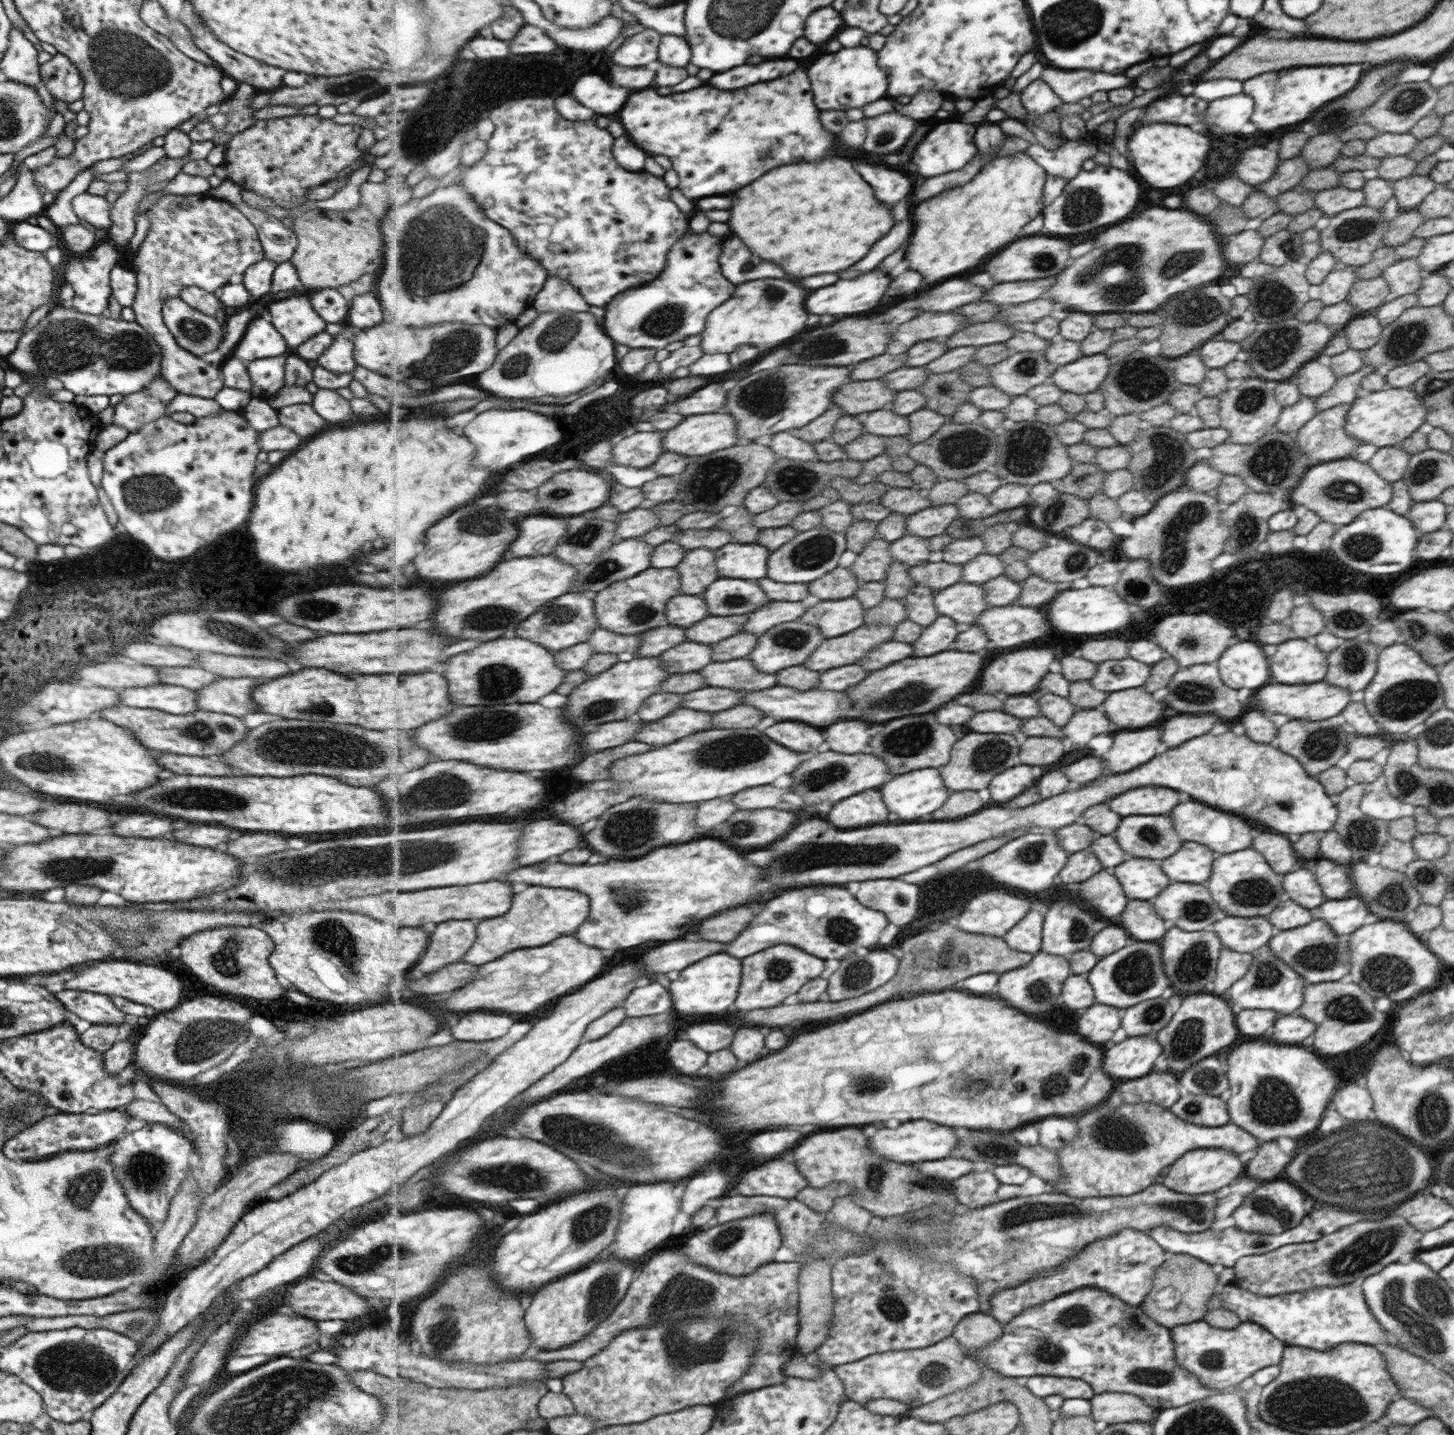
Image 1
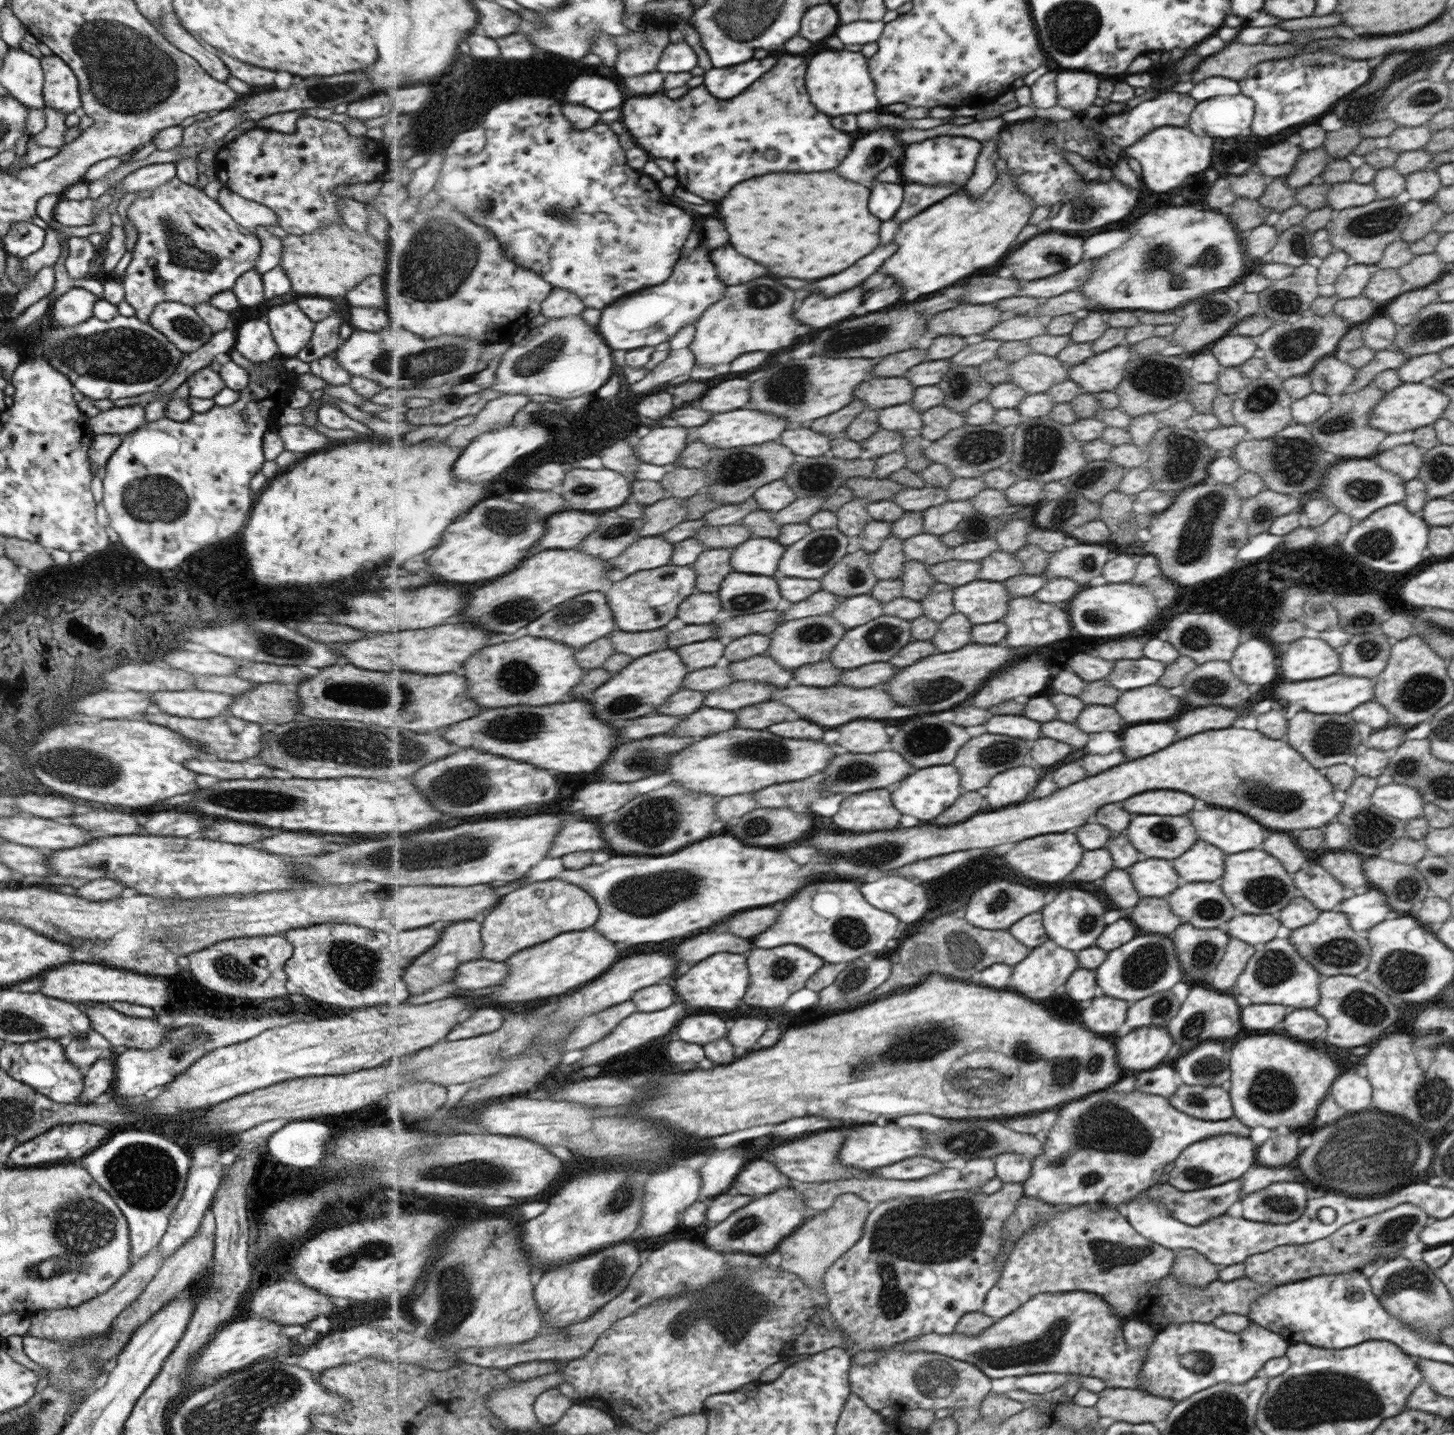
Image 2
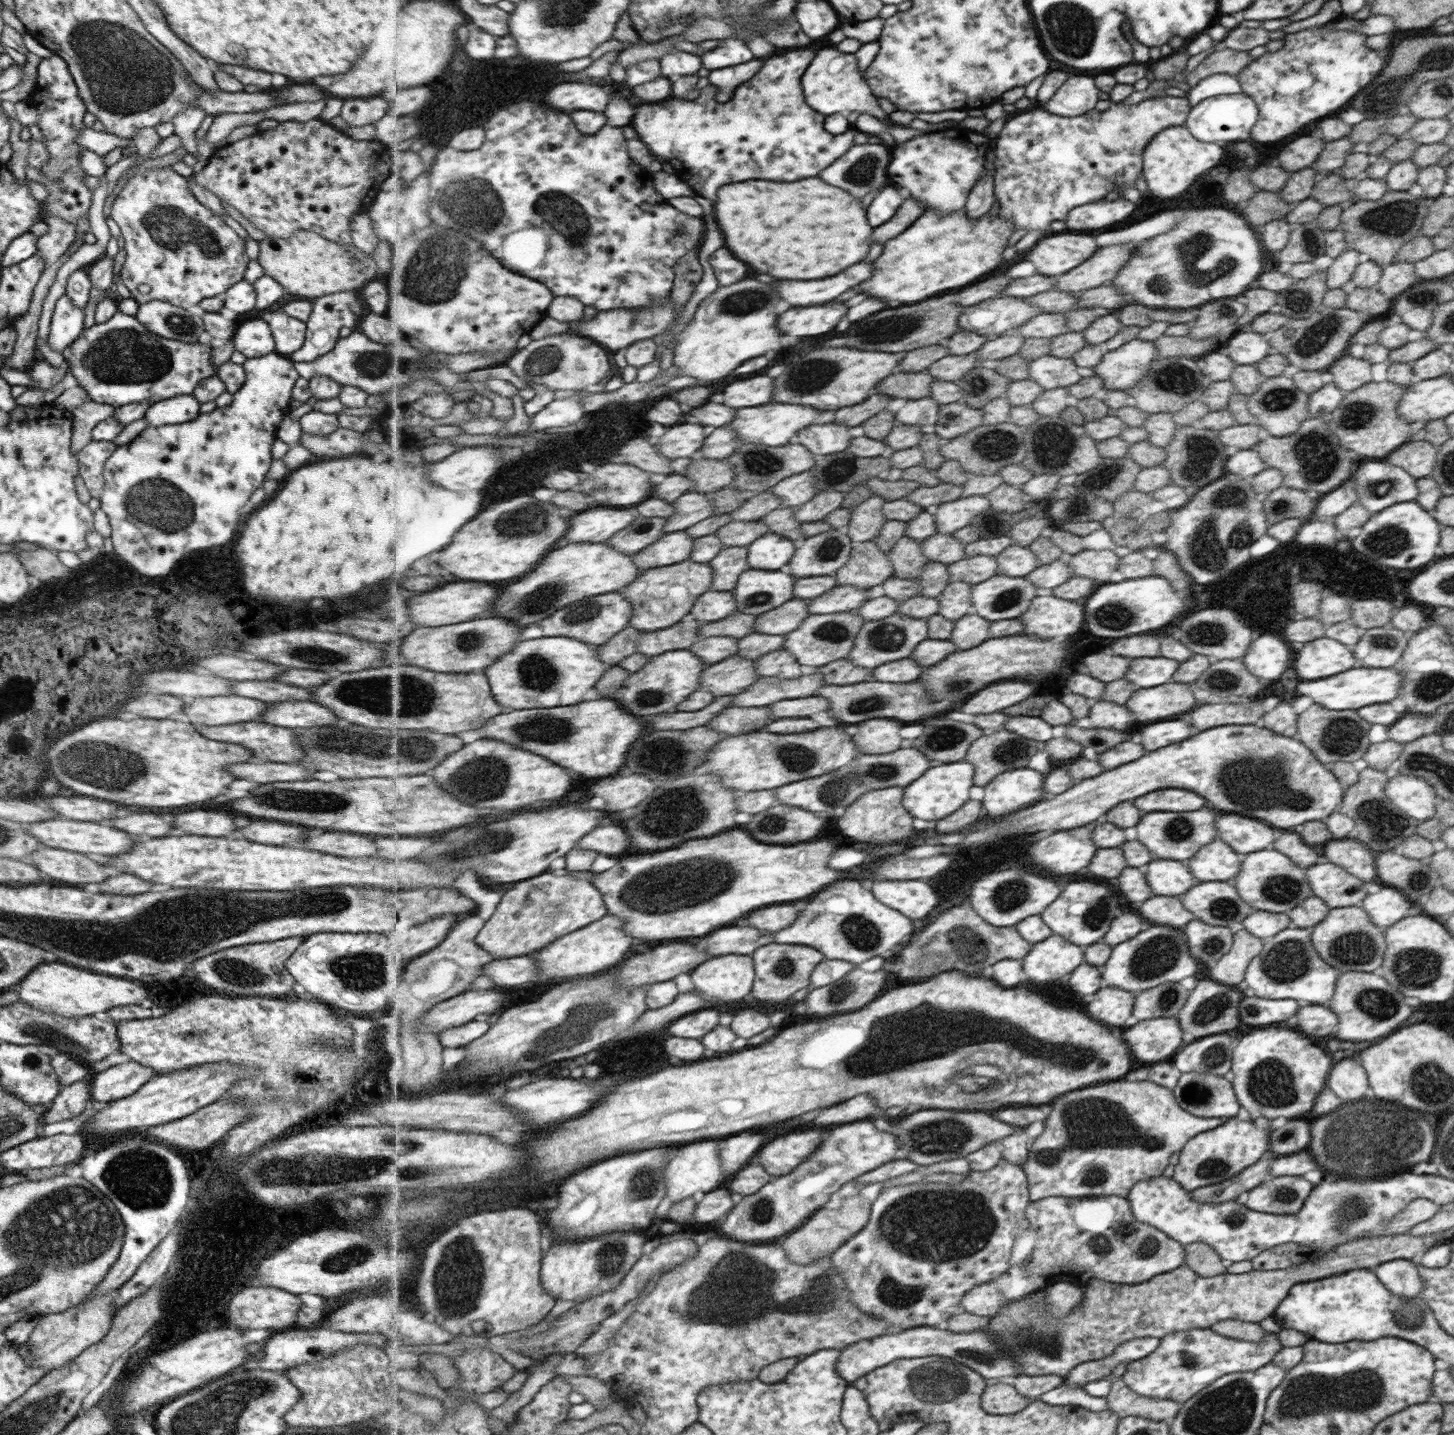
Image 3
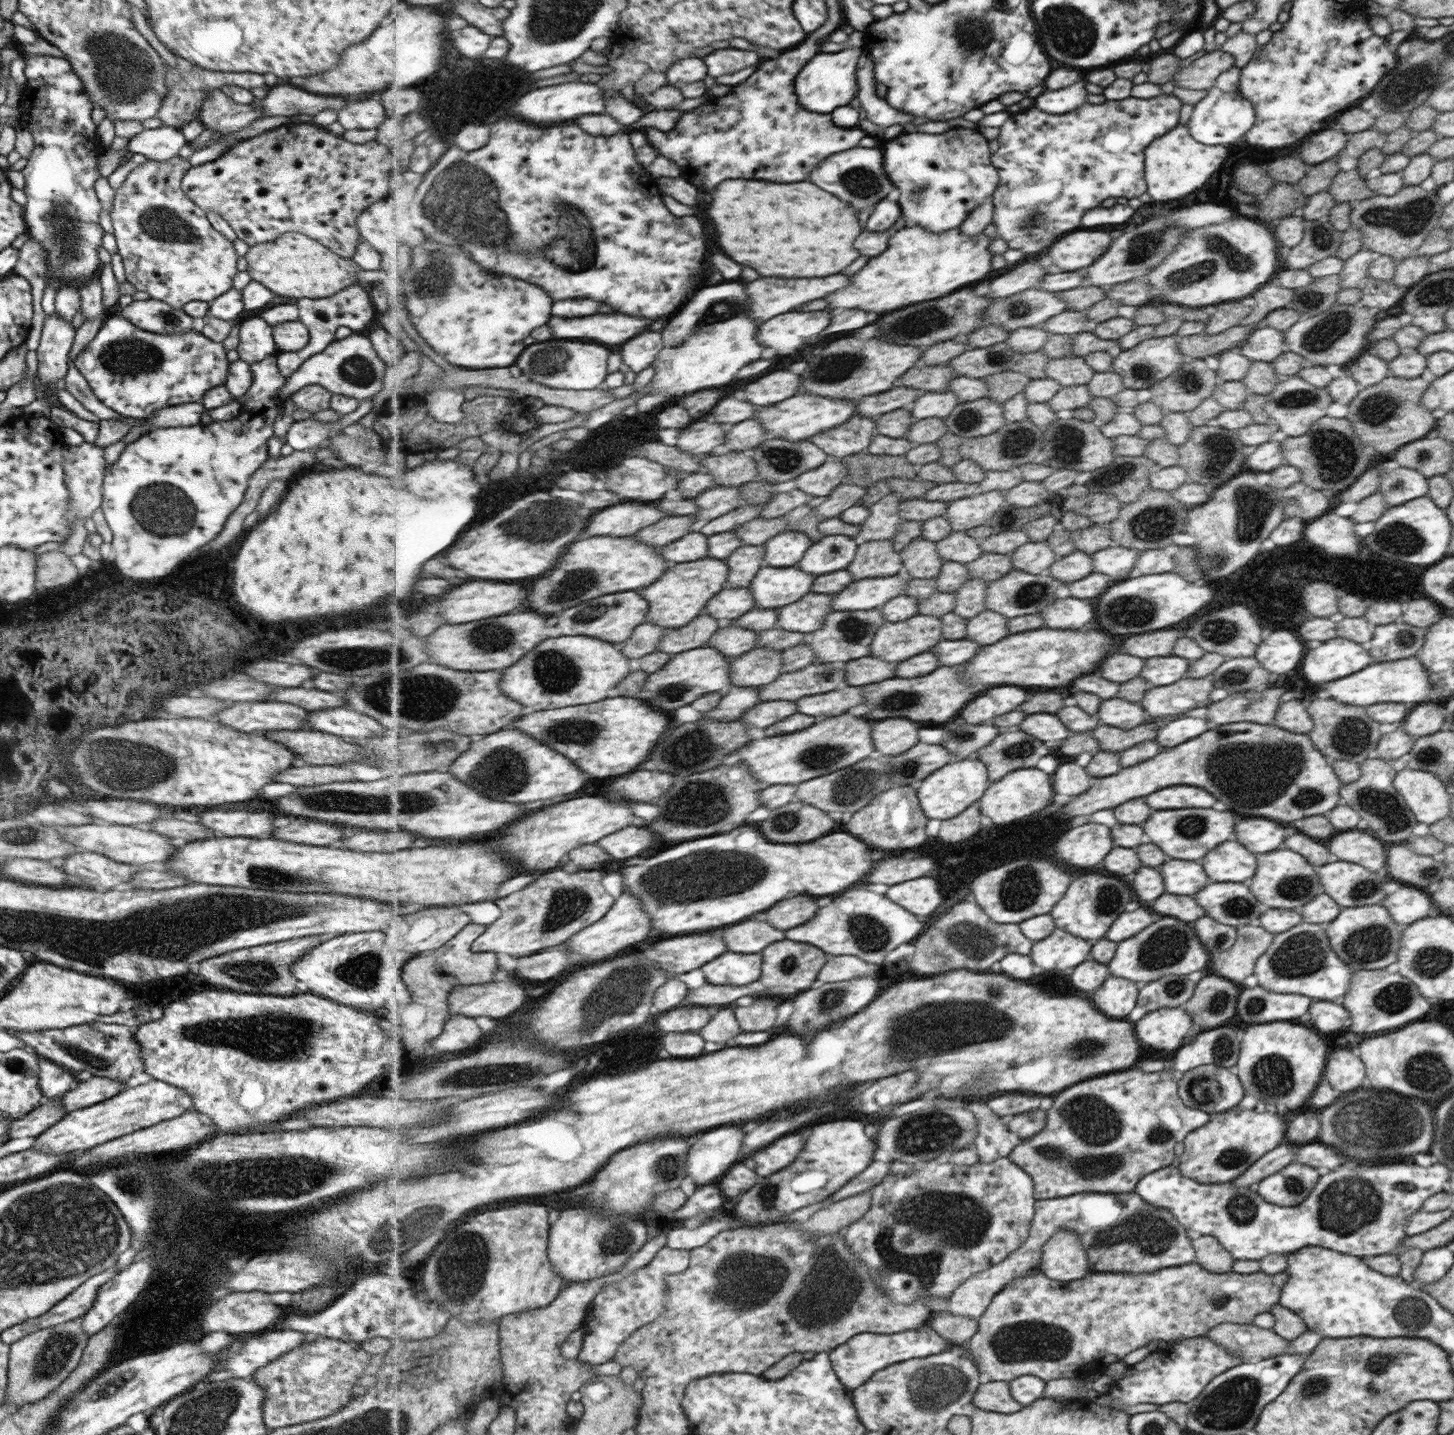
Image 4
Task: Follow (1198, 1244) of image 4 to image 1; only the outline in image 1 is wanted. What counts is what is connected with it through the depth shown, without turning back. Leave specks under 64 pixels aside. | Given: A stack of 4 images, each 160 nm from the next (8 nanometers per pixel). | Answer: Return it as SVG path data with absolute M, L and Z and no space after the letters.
M1170 1254L1167 1260L1162 1262L1161 1268L1154 1274L1151 1294L1154 1294L1159 1290L1165 1290L1165 1288L1167 1288L1167 1290L1171 1288L1171 1292L1173 1292L1173 1290L1179 1290L1180 1294L1177 1294L1177 1296L1179 1296L1179 1298L1177 1298L1177 1304L1175 1304L1172 1309L1161 1308L1161 1304L1155 1305L1155 1301L1152 1300L1151 1294L1147 1294L1140 1308L1156 1323L1167 1328L1199 1320L1203 1320L1213 1327L1222 1329L1233 1328L1241 1323L1234 1312L1228 1311L1223 1307L1211 1309L1206 1312L1206 1304L1208 1303L1210 1296L1218 1289L1218 1278L1216 1277L1218 1272L1219 1268L1216 1268L1216 1265L1203 1262L1202 1260L1199 1260L1199 1258L1193 1258L1183 1254Z

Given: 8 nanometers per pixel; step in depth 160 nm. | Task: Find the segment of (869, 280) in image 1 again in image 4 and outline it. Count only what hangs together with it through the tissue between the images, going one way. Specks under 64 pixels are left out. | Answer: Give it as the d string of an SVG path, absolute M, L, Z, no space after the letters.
M819 310L819 312L789 312L789 314L783 314L783 316L777 316L777 318L771 318L769 322L763 324L763 336L759 334L759 340L763 338L763 342L767 342L765 345L767 348L777 348L779 354L793 354L799 350L801 344L805 344L811 336L817 336L821 334L833 320L833 314L829 310Z

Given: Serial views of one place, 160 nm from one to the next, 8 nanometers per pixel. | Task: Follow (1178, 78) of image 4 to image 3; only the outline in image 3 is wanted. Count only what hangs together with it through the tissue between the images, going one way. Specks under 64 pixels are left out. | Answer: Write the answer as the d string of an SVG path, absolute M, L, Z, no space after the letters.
M1219 50L1211 52L1205 60L1189 72L1186 76L1187 84L1190 87L1198 84L1202 78L1210 77L1213 74L1230 74L1236 76L1251 62L1249 51L1235 52L1235 50Z

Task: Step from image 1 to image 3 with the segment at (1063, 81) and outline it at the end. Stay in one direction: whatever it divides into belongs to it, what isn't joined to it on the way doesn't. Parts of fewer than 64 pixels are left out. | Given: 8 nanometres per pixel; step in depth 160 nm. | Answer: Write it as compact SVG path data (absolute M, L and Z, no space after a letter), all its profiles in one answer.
M1069 76L1047 102L1047 110L1059 116L1075 116L1091 110L1097 100L1097 88L1089 76Z

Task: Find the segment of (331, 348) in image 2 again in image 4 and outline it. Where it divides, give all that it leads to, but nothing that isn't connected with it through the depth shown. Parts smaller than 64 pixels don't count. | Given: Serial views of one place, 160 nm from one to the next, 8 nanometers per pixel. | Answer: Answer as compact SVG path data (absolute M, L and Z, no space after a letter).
M362 284L346 286L327 298L299 298L295 303L298 308L298 321L304 324L310 337L307 344L295 352L277 352L275 354L277 368L281 376L287 378L303 361L311 355L321 352L330 342L333 342L333 332L339 326L347 326L353 332L363 333L373 322L374 306L370 301L367 287Z

